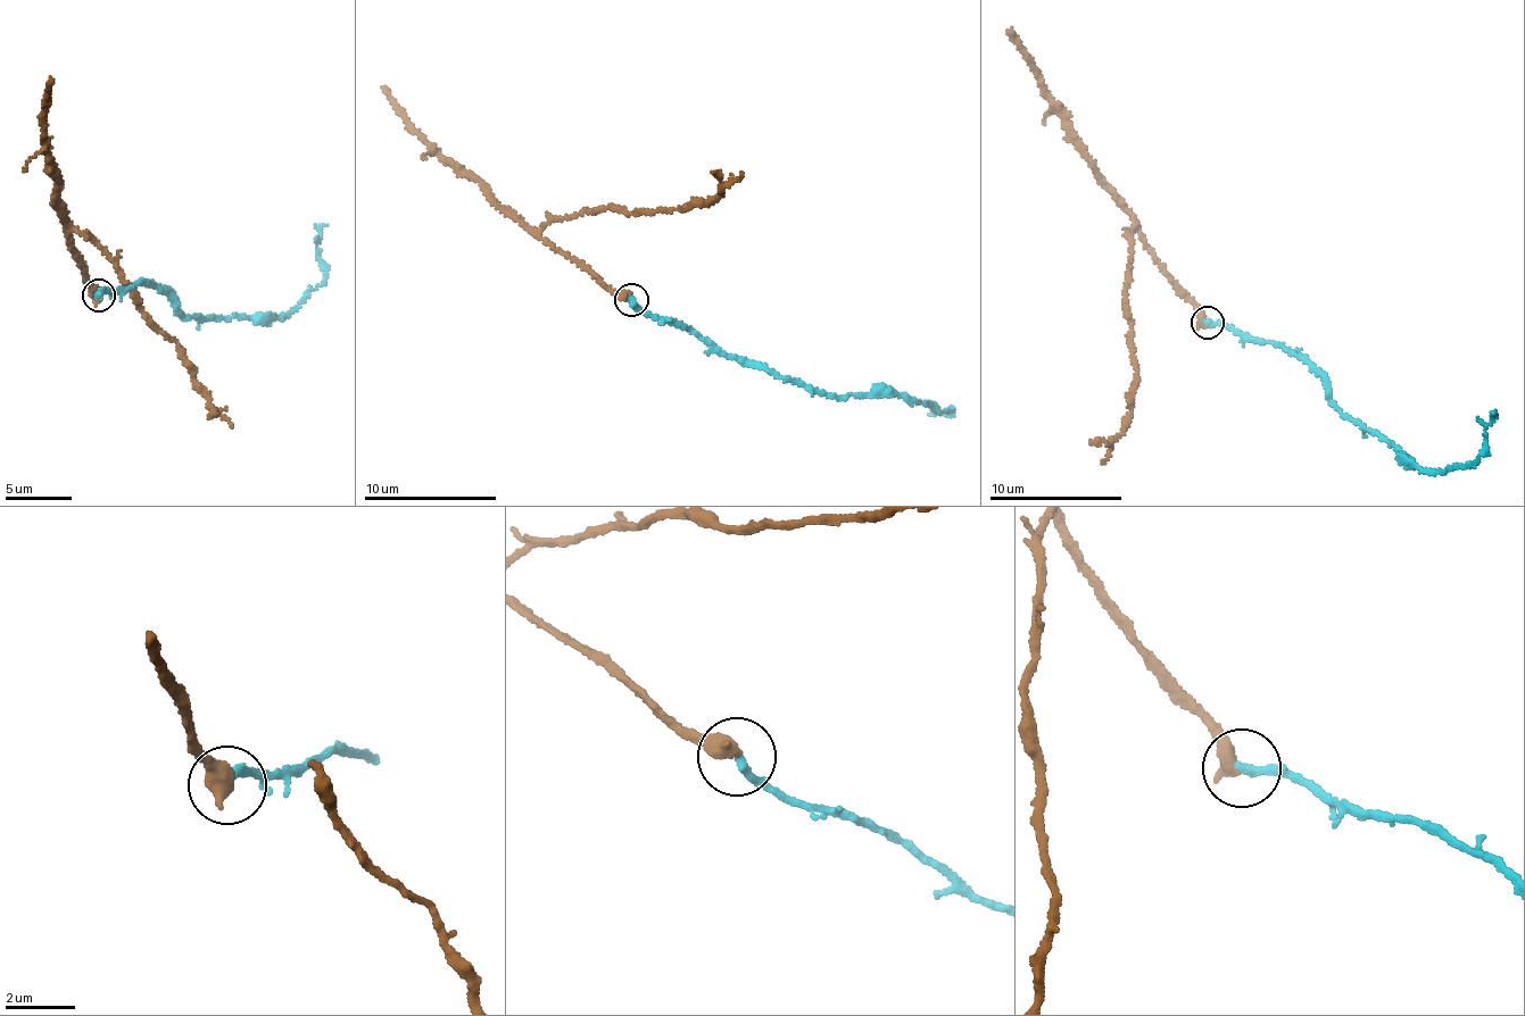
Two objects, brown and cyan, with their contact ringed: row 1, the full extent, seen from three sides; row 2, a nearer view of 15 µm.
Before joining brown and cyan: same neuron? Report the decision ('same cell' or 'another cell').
same cell

